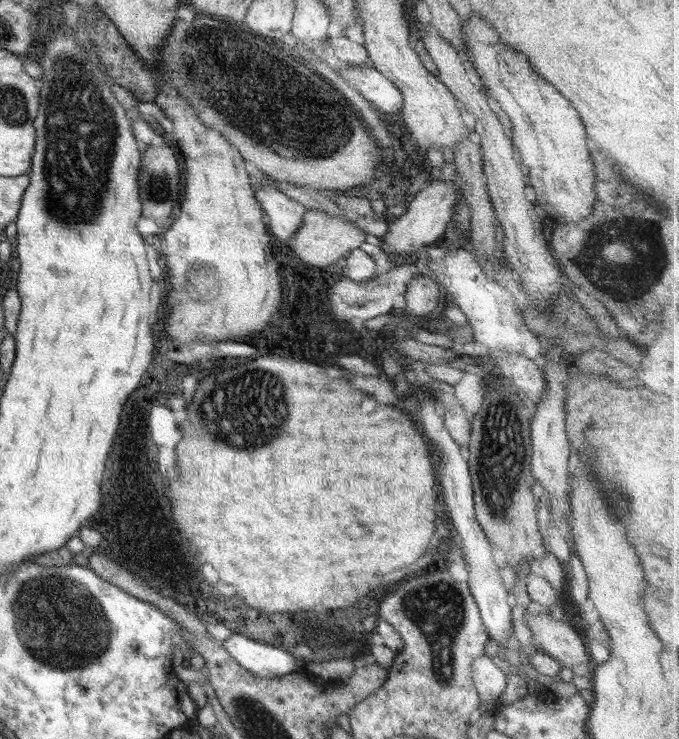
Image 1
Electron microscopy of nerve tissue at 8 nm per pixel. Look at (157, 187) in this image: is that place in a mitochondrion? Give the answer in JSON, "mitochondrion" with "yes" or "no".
{"mitochondrion":"yes"}

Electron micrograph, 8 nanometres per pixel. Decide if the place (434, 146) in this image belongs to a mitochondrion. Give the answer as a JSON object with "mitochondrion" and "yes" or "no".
{"mitochondrion":"no"}

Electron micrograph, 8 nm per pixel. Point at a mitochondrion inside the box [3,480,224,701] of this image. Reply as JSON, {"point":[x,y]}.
{"point":[62,629]}

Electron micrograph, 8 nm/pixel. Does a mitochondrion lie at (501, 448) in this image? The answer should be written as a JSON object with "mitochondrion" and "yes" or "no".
{"mitochondrion":"yes"}

